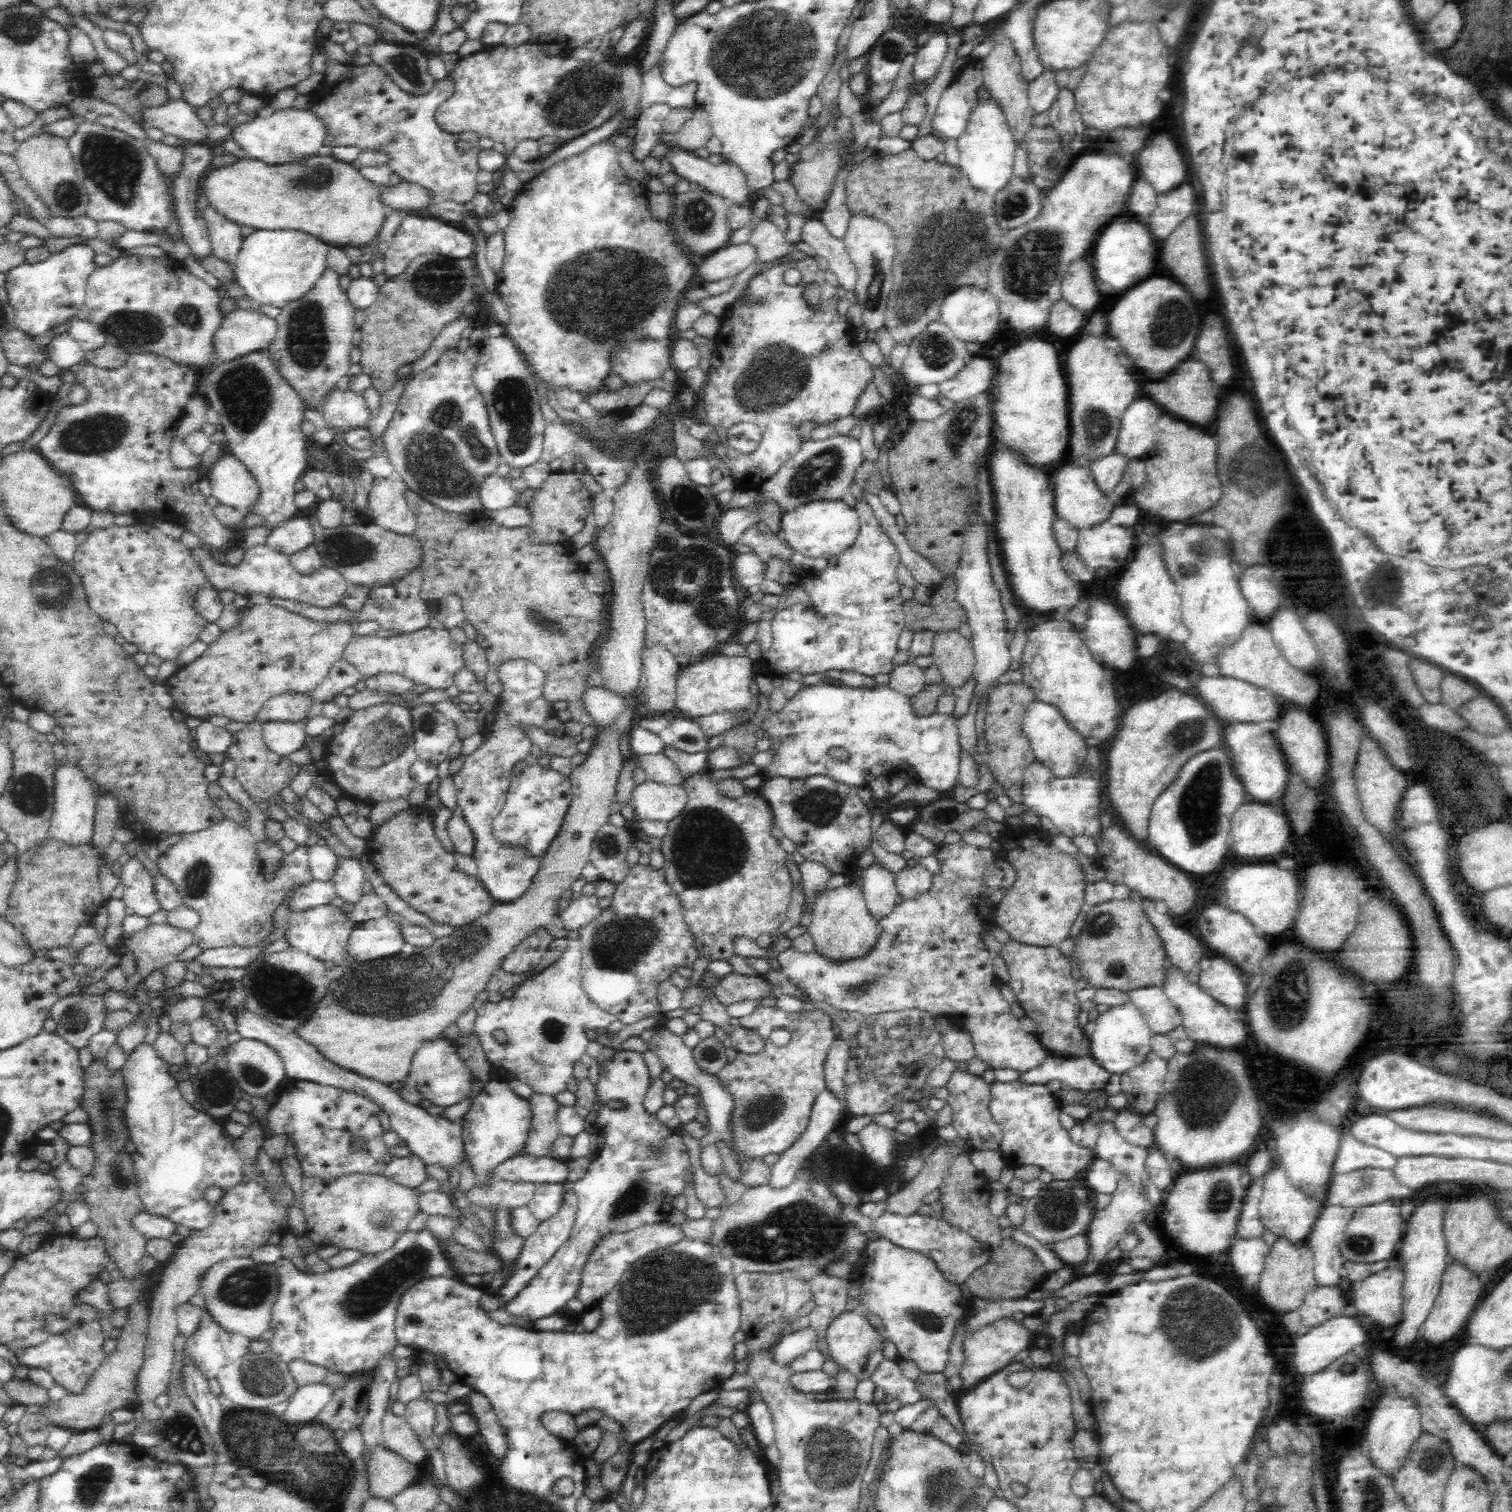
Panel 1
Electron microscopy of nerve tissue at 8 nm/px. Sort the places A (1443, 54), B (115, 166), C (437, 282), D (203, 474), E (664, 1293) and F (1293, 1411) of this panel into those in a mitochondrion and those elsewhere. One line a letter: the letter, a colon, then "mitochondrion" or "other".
A: other
B: mitochondrion
C: mitochondrion
D: other
E: mitochondrion
F: other

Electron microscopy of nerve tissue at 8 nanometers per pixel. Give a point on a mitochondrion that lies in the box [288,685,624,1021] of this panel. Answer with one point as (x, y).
(380, 741)

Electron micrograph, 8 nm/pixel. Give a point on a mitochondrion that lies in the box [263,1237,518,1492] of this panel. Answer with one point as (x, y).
(370, 1296)

